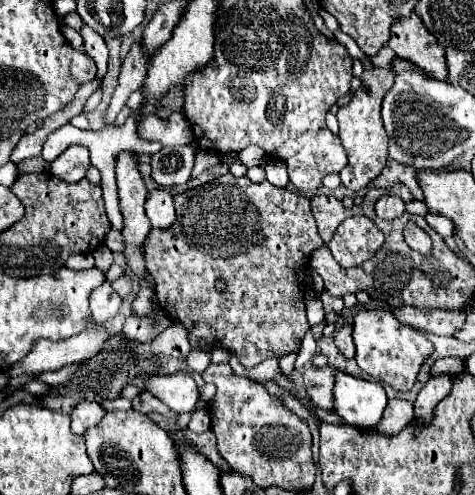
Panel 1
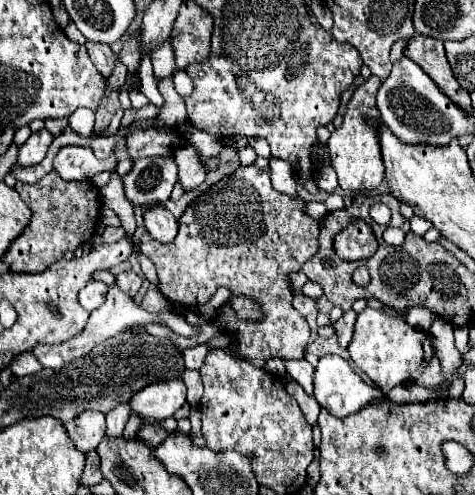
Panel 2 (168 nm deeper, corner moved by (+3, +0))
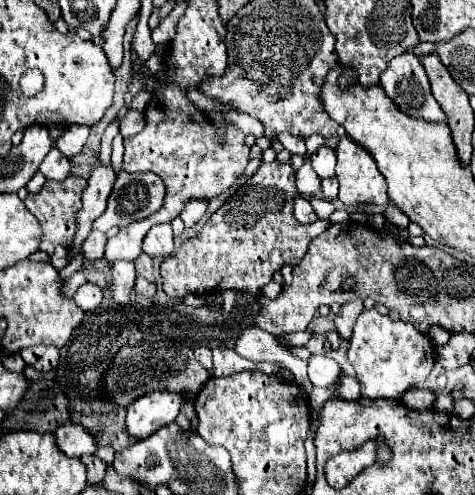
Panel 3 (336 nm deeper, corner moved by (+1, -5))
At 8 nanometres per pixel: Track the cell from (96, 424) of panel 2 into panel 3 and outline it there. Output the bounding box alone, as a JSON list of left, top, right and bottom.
[53,423,97,457]

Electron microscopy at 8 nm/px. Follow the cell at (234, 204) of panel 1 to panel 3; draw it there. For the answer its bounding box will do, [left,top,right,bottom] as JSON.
[161,163,331,299]

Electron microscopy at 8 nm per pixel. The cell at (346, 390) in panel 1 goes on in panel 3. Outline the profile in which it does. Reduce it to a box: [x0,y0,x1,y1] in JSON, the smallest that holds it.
[307,355,341,387]

